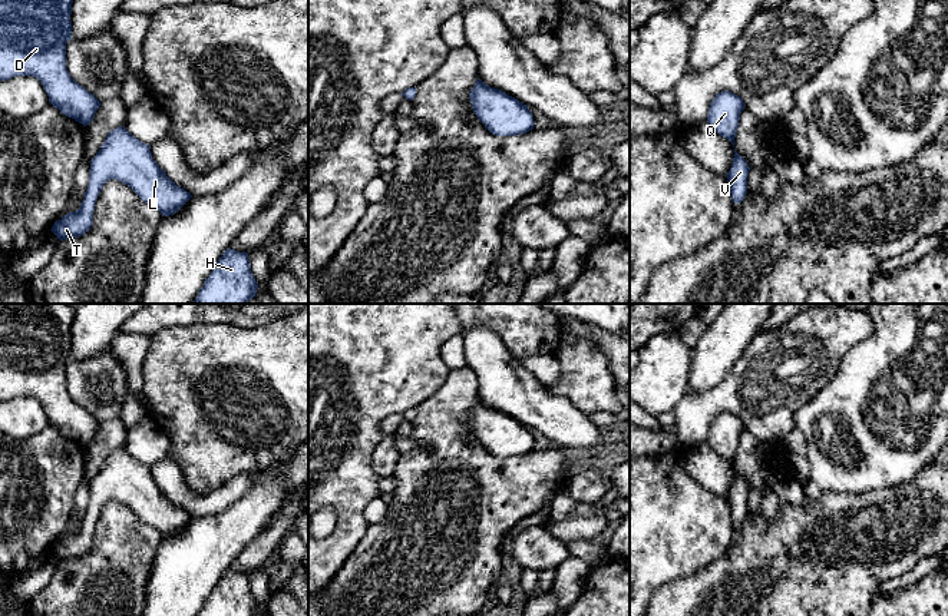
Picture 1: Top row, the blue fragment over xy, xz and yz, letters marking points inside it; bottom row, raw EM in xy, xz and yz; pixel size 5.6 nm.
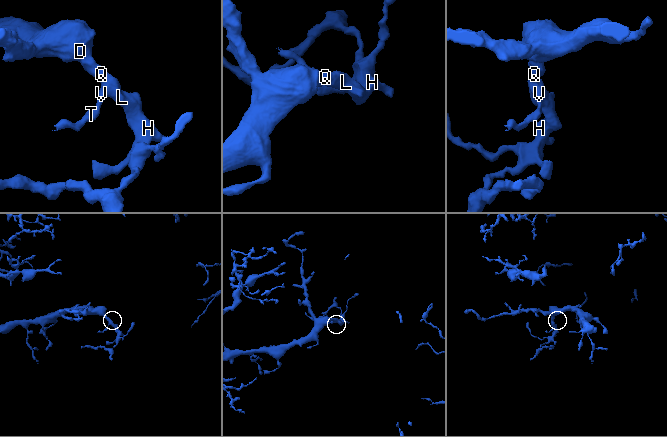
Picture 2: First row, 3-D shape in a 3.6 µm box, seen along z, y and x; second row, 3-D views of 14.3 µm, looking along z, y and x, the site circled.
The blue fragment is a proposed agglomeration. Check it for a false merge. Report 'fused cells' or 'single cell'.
single cell

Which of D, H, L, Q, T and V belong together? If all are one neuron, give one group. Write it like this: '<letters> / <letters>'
D H L Q T V

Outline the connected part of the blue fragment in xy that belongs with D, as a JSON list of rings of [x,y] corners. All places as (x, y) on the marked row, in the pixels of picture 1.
[[[0,0],[0,82],[33,76],[43,85],[50,105],[87,126],[100,102],[76,83],[66,69],[66,44],[72,39],[73,0]]]

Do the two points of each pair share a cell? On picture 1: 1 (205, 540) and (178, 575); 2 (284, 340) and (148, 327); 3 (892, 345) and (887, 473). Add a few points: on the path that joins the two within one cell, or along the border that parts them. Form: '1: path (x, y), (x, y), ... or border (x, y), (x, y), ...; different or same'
1: path (204, 549), (187, 566); same
2: border (198, 324), (175, 324), (157, 331), (151, 337); different
3: path (871, 377), (856, 413), (861, 424), (874, 441); same

